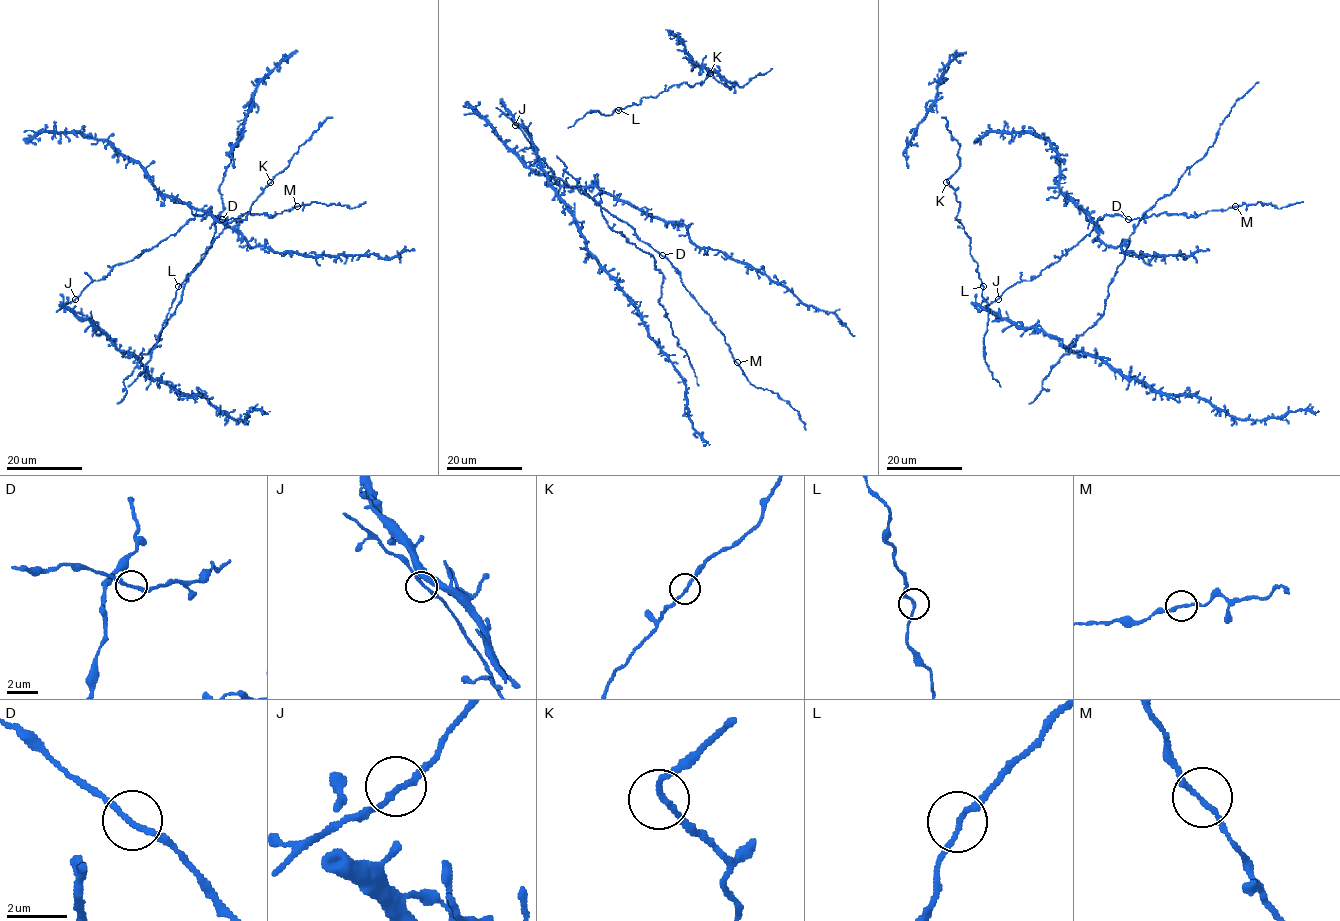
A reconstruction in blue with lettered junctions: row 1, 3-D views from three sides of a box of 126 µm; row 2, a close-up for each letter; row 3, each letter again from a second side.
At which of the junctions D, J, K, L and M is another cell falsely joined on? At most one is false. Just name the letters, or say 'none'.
M

